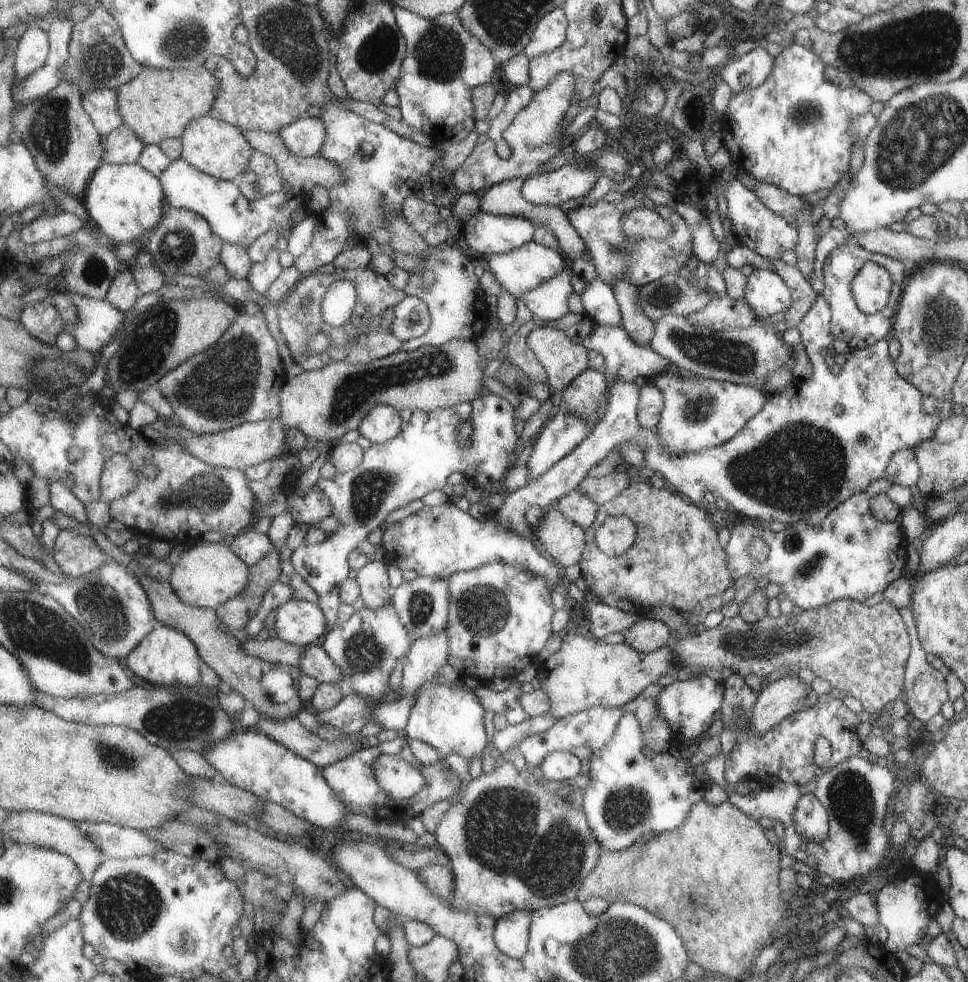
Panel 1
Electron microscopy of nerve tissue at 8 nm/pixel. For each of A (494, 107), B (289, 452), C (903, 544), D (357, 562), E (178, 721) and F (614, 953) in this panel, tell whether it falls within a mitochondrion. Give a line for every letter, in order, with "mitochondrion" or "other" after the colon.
A: other
B: other
C: other
D: other
E: mitochondrion
F: mitochondrion

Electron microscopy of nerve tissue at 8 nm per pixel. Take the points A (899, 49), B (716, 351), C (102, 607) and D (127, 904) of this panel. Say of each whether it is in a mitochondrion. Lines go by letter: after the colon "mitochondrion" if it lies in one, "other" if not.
A: mitochondrion
B: mitochondrion
C: mitochondrion
D: mitochondrion

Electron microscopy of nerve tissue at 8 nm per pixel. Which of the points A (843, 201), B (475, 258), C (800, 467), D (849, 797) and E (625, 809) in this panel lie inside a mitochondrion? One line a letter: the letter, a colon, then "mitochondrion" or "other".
A: other
B: other
C: mitochondrion
D: mitochondrion
E: mitochondrion

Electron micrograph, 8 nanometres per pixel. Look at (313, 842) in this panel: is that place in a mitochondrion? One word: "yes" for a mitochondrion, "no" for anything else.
no

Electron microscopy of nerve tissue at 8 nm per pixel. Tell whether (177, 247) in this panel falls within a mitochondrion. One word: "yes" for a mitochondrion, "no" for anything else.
yes

